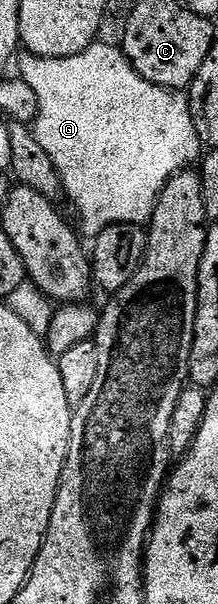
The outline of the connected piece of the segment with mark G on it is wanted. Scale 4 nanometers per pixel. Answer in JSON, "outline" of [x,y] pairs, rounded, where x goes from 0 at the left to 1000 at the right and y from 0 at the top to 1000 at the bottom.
{"outline":[[[431,71],[413,78],[394,78],[394,84],[376,84],[358,91],[321,91],[317,94],[156,94],[110,91],[110,96],[101,96],[106,93],[87,96],[87,101],[96,101],[92,114],[83,114],[87,126],[106,127],[119,137],[138,137],[138,144],[156,144],[156,157],[174,157],[183,187],[156,202],[156,219],[174,237],[193,237],[193,243],[211,243],[211,257],[229,257],[229,263],[294,305],[294,326],[307,331],[330,331],[330,339],[349,344],[353,356],[367,358],[362,384],[390,394],[404,391],[404,396],[431,396],[468,381],[509,373],[596,369],[601,373],[674,374],[697,364],[702,349],[716,348],[716,328],[752,315],[761,301],[803,286],[894,275],[927,260],[927,235],[908,217],[890,210],[890,197],[862,175],[858,159],[839,152],[798,147],[752,147],[734,141],[711,141],[670,131],[651,131],[651,124],[633,124],[633,118],[596,106],[587,93],[546,73],[459,73]]]}

